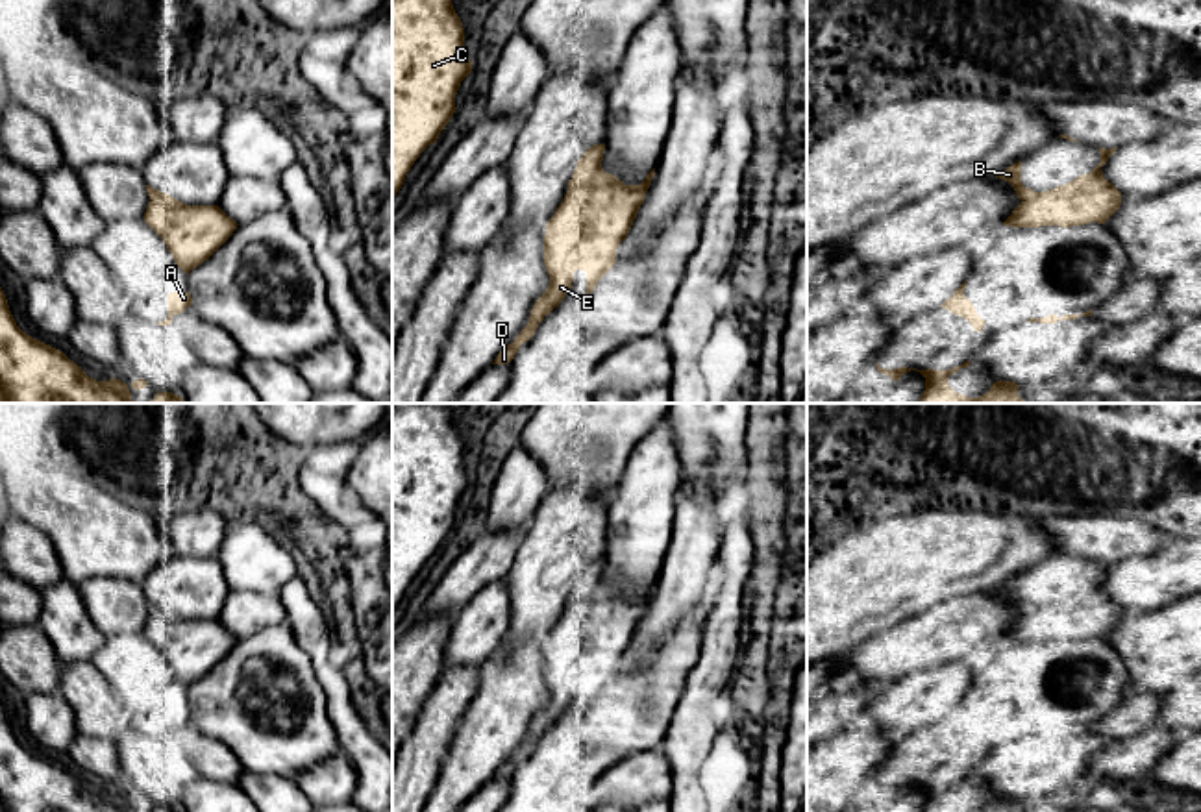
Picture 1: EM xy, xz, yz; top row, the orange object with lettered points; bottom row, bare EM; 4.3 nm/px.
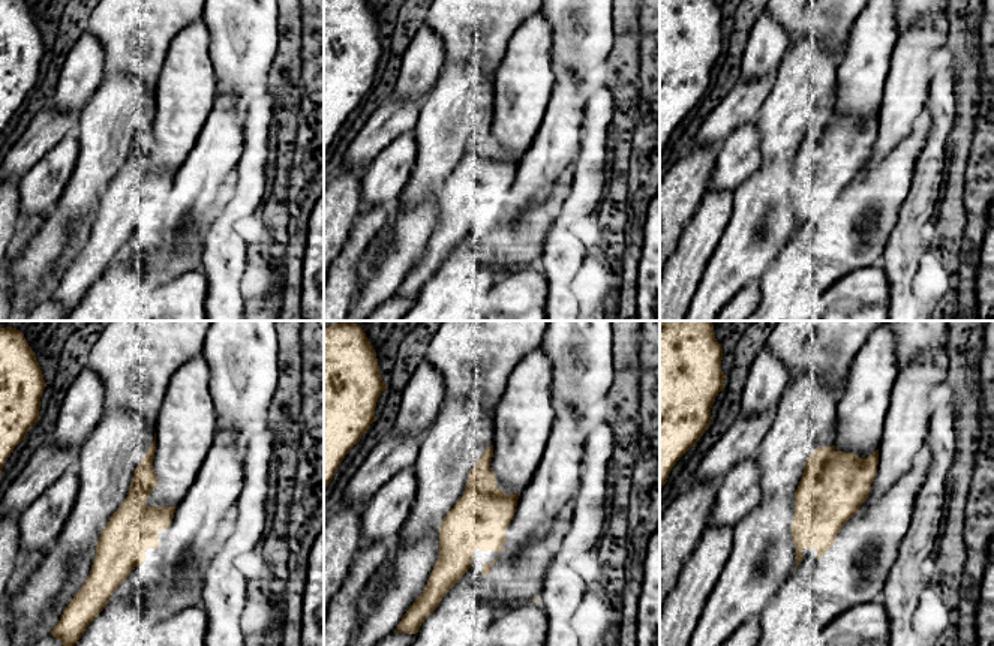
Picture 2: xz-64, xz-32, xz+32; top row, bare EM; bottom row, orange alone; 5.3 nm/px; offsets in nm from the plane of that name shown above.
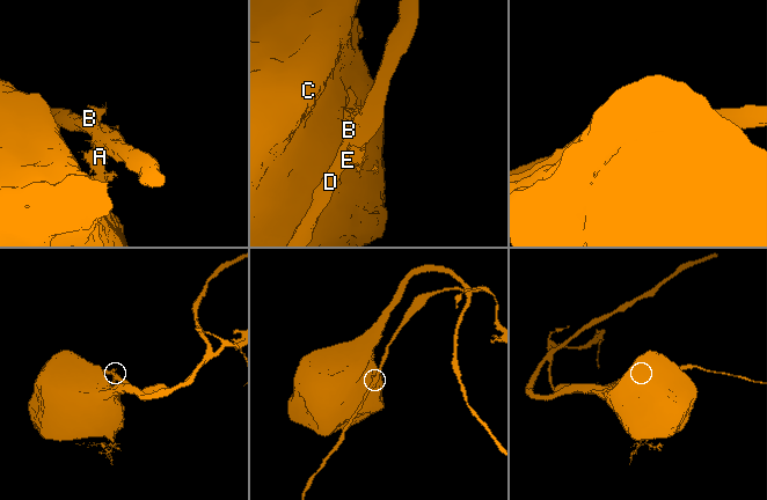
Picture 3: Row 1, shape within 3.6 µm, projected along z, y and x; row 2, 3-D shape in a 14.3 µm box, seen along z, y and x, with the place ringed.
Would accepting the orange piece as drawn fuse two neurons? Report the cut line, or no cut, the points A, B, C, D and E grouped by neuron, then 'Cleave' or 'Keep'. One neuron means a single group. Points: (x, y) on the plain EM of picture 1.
Split along xz (604, 587), (606, 592), (580, 611), (585, 637), (565, 640). Groups: A B C / D E. Cleave

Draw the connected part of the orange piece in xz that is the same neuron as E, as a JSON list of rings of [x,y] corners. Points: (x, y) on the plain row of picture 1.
[[[655,583],[640,599],[625,599],[616,590],[607,588],[607,594],[594,605],[579,610],[579,620],[587,627],[585,640],[566,640],[568,623],[561,618],[555,629],[548,634],[544,649],[544,679],[550,690],[546,707],[535,716],[527,740],[520,749],[498,768],[492,779],[507,779],[516,766],[527,757],[539,738],[550,729],[574,697],[572,673],[579,668],[579,658],[587,657],[590,673],[603,673],[618,664],[625,655],[633,634],[655,590]]]

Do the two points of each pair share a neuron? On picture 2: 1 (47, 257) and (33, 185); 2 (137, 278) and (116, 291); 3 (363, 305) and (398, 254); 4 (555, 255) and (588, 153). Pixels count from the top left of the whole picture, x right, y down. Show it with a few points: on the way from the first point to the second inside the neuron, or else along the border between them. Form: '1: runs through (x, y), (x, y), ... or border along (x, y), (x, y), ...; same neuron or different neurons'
1: border along (68, 182), (57, 203), (48, 212); different neurons
2: runs through (132, 278), (120, 287); same neuron
3: runs through (375, 293), (395, 266); same neuron
4: runs through (561, 230), (567, 216), (585, 198), (588, 179); same neuron

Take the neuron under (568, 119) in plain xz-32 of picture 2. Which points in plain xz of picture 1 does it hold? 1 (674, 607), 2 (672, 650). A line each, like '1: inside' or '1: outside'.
1: inside
2: outside

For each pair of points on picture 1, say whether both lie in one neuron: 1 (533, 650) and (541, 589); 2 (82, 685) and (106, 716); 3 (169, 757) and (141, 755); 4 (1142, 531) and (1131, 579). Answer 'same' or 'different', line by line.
1: different
2: same
3: same
4: different

